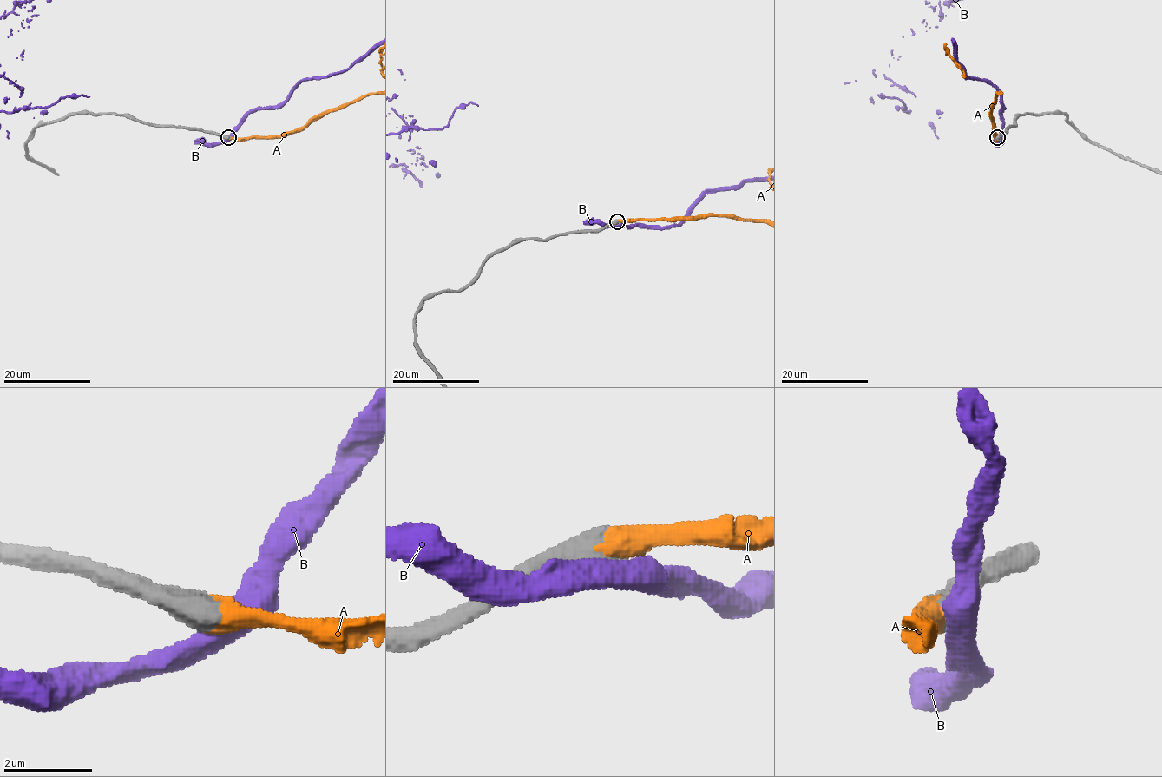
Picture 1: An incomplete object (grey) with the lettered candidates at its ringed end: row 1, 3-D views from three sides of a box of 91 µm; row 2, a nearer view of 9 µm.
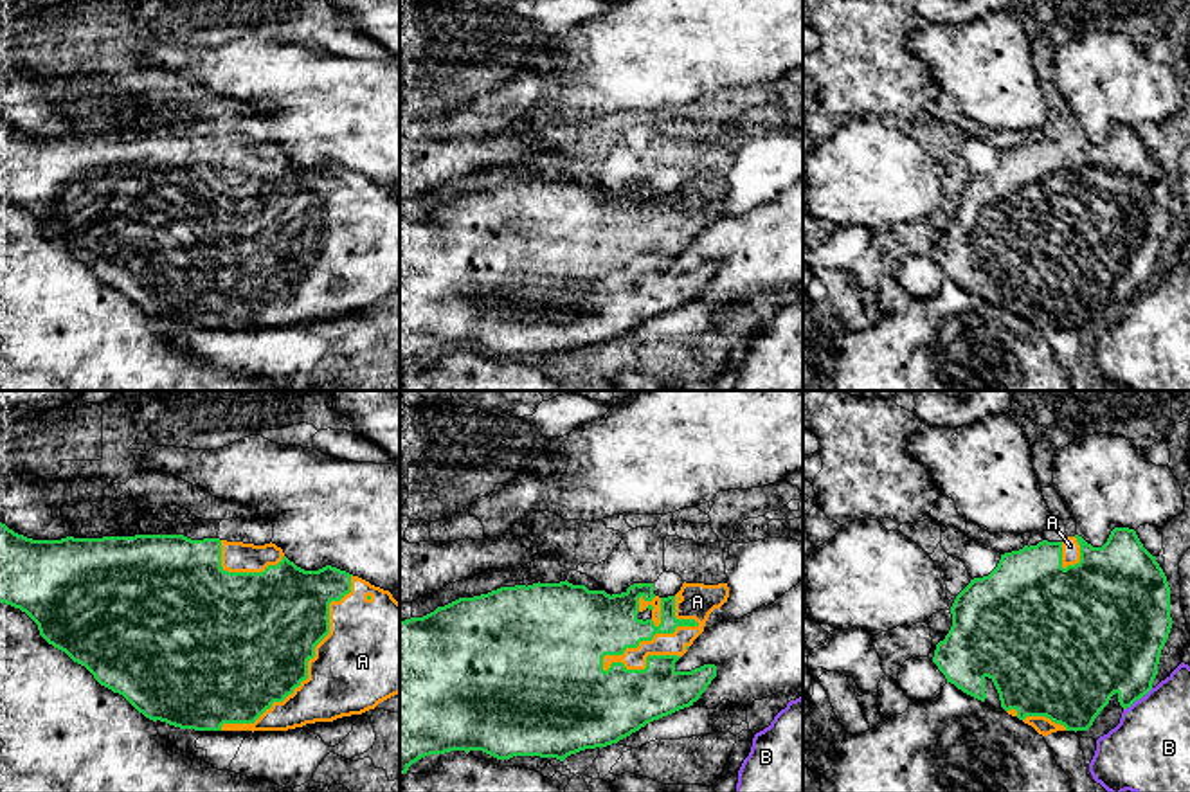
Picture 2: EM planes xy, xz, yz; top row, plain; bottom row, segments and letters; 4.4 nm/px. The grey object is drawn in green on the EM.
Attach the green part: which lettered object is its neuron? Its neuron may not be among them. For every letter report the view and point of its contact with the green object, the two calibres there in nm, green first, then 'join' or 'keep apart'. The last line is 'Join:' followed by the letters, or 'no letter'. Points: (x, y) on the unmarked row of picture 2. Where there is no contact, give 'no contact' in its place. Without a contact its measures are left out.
A: xz (645, 236) | 300/110 nm | join
B: yz (1138, 296) | 400/360 nm | keep apart
Join: A

